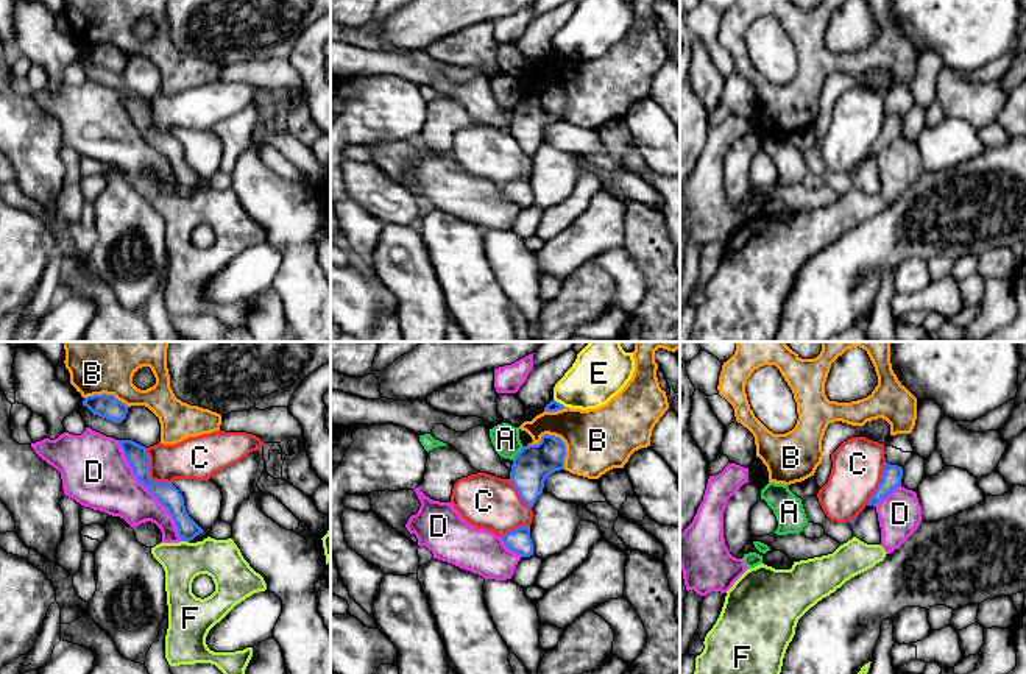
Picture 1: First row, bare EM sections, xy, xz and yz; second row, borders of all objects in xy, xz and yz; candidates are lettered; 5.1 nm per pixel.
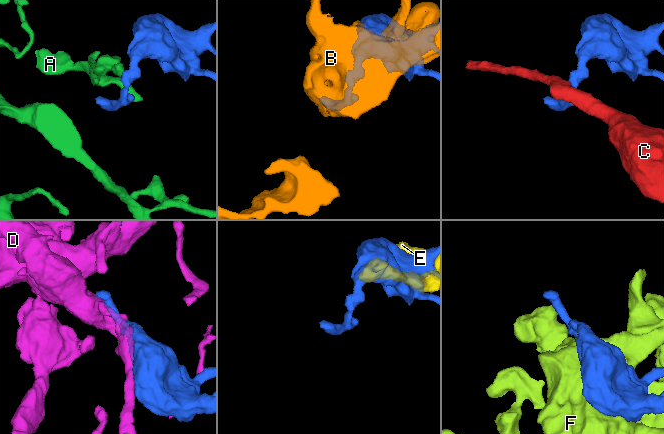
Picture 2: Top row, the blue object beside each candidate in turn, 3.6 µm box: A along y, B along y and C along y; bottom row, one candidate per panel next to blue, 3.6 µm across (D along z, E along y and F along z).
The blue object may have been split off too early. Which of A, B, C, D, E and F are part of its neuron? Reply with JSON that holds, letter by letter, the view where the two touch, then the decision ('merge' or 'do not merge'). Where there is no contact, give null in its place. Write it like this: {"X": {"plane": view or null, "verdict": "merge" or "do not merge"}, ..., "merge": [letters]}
{"A": {"plane": "xz", "verdict": "do not merge"}, "B": {"plane": "xz", "verdict": "do not merge"}, "C": {"plane": "xy", "verdict": "do not merge"}, "D": {"plane": "xy", "verdict": "do not merge"}, "E": {"plane": "xz", "verdict": "do not merge"}, "F": {"plane": "xy", "verdict": "do not merge"}, "merge": []}

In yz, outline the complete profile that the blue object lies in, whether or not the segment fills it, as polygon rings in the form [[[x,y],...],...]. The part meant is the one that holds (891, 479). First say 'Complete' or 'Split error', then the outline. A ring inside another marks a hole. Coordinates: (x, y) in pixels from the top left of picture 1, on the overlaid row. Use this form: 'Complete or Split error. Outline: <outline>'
Complete. Outline: [[[886,462],[881,482],[867,506],[876,507],[881,499],[887,498],[897,487],[901,485],[901,477],[903,468]]]

